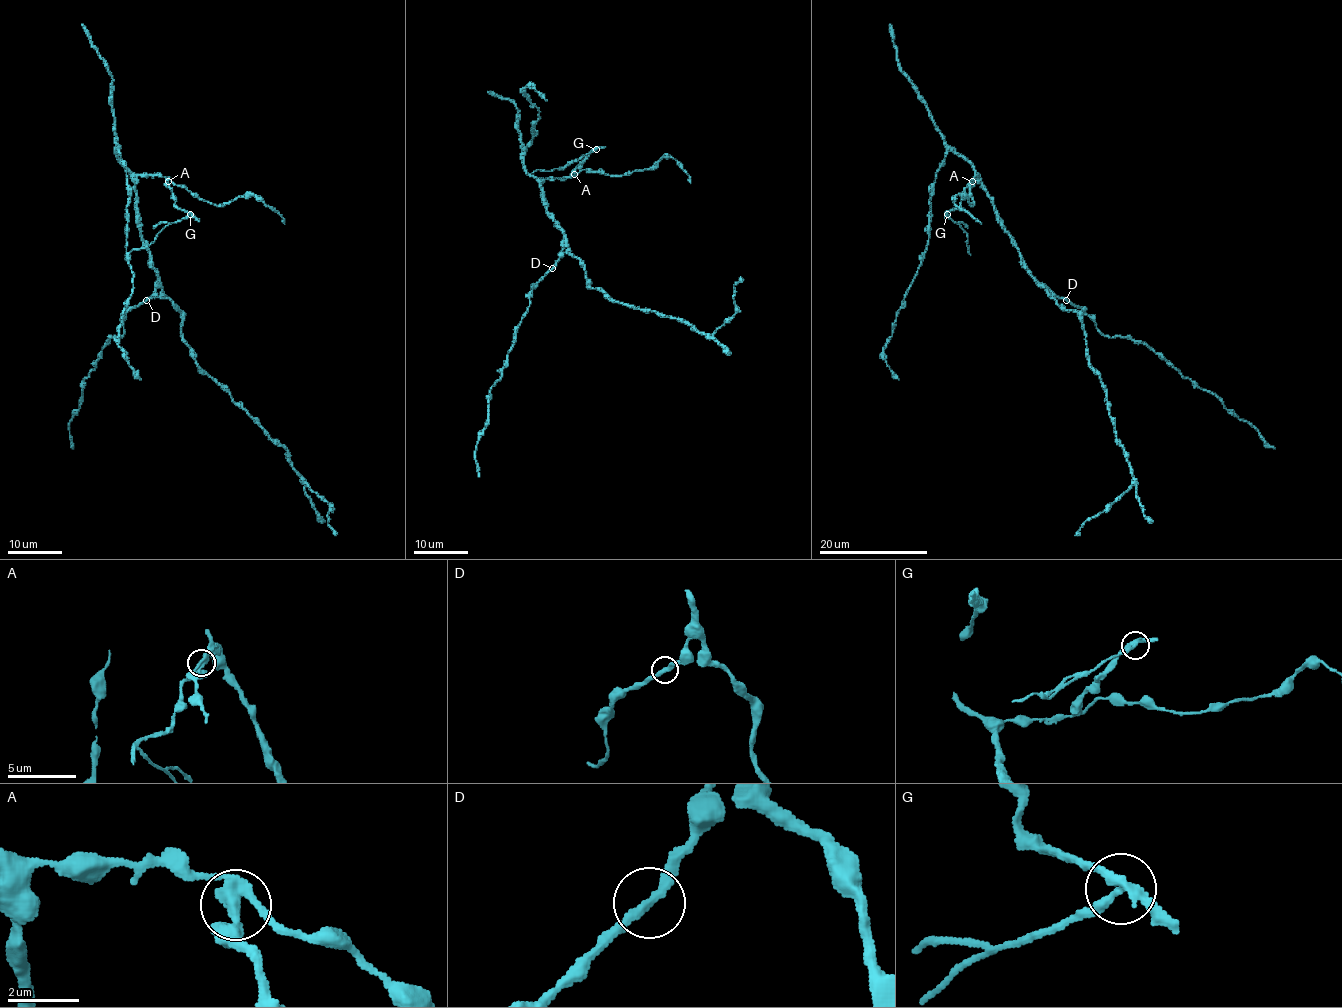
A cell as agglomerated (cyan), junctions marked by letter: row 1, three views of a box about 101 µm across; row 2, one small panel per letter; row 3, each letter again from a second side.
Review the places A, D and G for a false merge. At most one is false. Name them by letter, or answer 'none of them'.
G

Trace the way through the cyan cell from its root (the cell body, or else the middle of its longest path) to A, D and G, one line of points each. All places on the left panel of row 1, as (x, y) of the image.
A: (150, 257), (141, 235), (136, 178), (161, 175), (168, 181)
D: (150, 257), (157, 275), (157, 288), (146, 300)
G: (150, 257), (141, 235), (136, 178), (138, 175), (164, 177), (175, 205), (190, 215)

